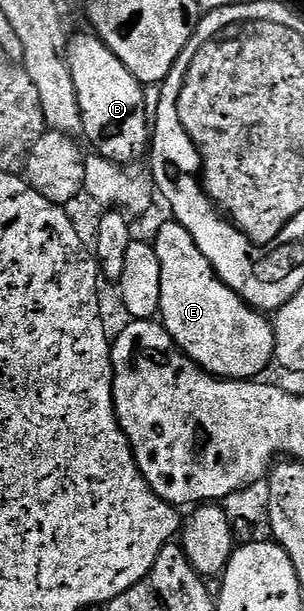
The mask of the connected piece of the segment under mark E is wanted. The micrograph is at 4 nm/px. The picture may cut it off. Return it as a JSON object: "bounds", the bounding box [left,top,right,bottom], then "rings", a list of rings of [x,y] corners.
{"bounds":[152,220,274,380],"rings":[[[167,220],[152,238],[156,256],[160,256],[160,321],[172,340],[197,366],[208,374],[227,380],[254,380],[269,368],[274,356],[274,323],[263,311],[249,306],[237,292],[222,283],[214,265],[196,248],[196,240],[179,222]]]}

